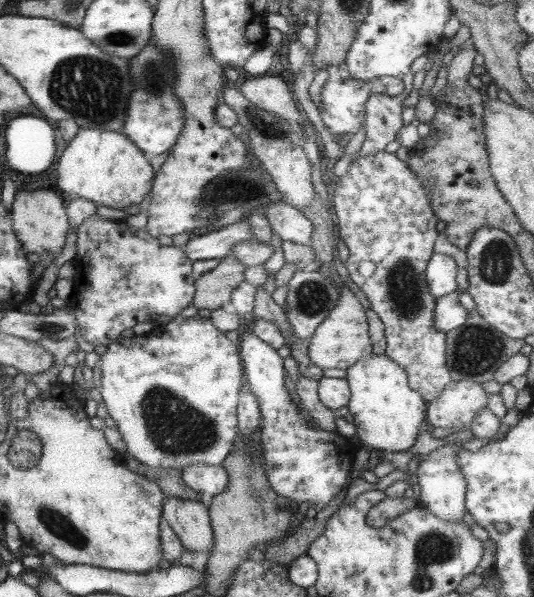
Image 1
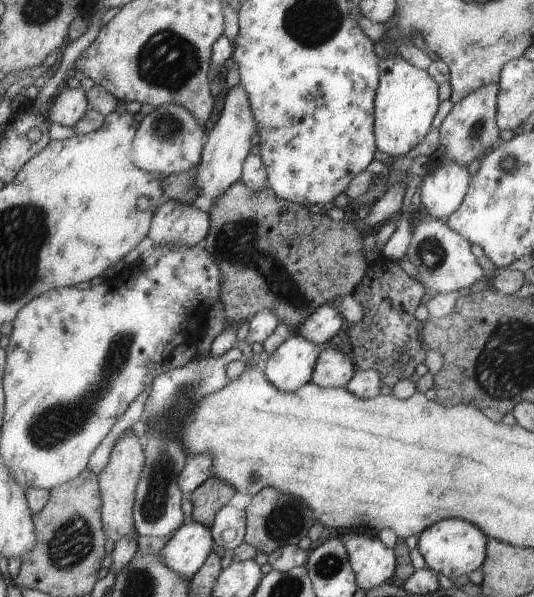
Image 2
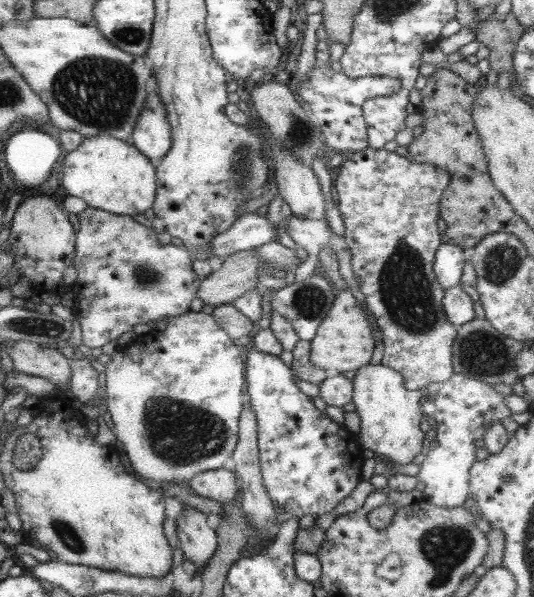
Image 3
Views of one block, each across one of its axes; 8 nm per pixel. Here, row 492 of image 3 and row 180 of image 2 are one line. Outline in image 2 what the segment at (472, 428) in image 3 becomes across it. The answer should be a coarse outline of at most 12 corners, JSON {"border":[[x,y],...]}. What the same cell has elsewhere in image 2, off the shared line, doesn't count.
{"border":[[448,162],[421,176],[420,206],[445,220],[461,204],[467,167]]}

